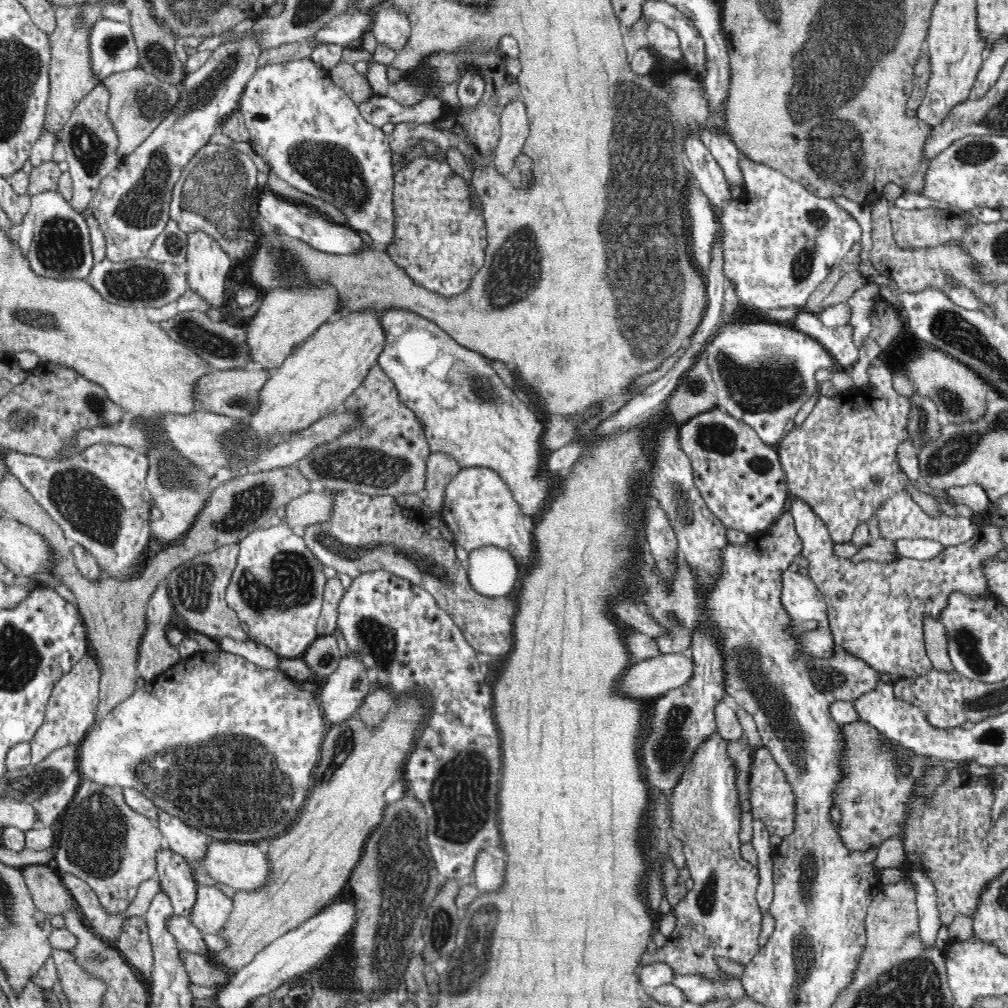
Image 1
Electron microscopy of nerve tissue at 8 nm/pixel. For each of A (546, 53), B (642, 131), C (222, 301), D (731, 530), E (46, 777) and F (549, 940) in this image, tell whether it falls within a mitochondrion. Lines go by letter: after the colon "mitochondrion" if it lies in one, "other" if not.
A: other
B: mitochondrion
C: other
D: other
E: mitochondrion
F: other

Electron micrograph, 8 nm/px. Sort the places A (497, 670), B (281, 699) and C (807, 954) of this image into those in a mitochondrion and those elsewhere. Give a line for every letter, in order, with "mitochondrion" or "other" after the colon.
A: other
B: other
C: mitochondrion

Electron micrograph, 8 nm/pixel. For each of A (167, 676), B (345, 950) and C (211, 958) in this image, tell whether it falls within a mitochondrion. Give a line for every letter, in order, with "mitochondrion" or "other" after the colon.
A: other
B: other
C: other

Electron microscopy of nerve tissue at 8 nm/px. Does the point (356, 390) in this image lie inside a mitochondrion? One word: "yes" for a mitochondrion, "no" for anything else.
no

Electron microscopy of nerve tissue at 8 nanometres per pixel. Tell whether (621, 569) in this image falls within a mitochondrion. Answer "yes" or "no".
yes

